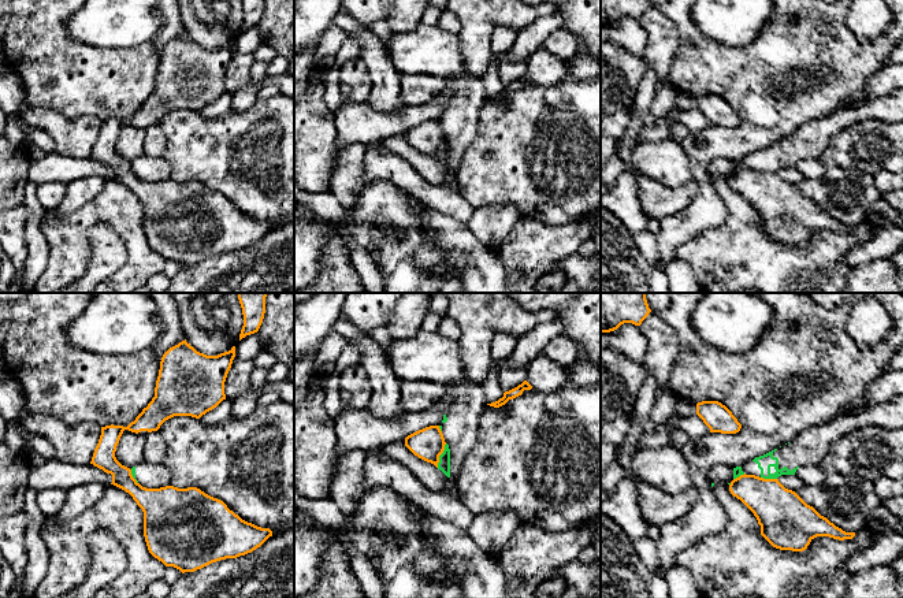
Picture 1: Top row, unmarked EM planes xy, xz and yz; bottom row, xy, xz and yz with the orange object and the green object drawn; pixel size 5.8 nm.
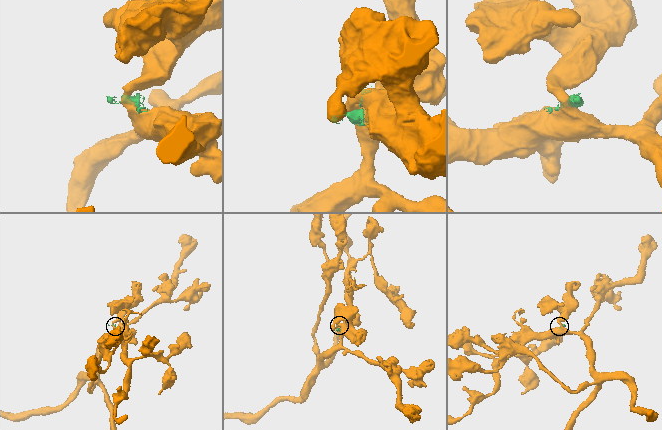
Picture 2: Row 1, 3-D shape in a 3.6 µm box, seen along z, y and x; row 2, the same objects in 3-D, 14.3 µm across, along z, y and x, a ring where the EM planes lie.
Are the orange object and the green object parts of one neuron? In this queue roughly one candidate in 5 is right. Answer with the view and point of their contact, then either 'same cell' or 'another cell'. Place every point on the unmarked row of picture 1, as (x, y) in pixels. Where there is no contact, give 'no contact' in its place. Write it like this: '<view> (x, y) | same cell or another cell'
xz (439, 148) | another cell

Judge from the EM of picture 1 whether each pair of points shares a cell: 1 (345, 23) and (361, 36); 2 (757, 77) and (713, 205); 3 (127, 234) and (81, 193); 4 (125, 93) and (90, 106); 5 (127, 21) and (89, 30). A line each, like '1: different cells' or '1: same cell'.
1: same cell
2: same cell
3: different cells
4: same cell
5: same cell

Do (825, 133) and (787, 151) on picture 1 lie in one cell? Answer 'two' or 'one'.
one

